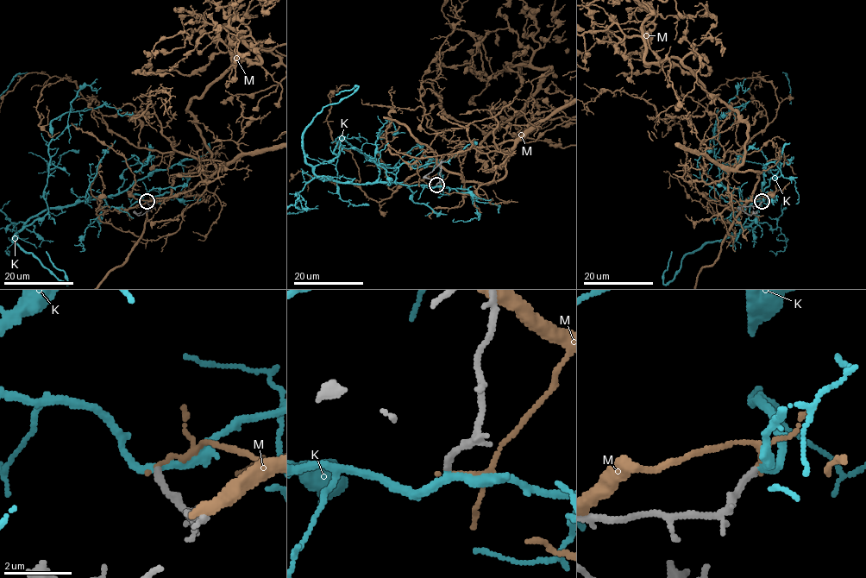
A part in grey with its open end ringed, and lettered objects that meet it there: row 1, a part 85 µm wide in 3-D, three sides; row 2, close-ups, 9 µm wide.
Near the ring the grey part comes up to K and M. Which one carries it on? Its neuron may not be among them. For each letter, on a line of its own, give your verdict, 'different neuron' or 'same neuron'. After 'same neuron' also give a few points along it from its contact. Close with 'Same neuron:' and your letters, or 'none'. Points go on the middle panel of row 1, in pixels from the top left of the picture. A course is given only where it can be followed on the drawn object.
K: same neuron
M: different neuron
Same neuron: K

